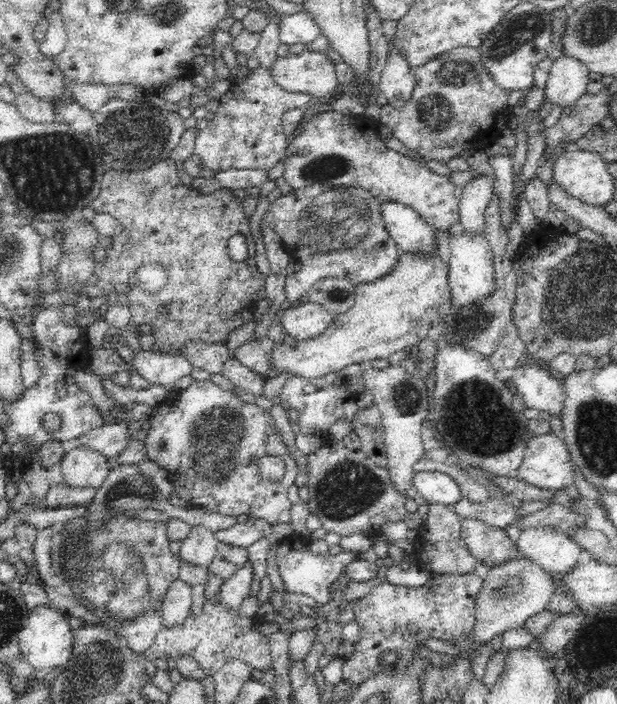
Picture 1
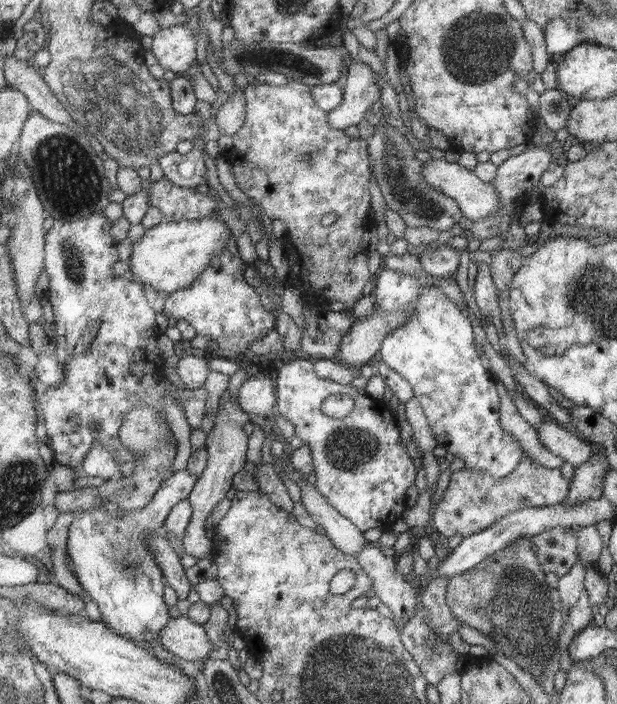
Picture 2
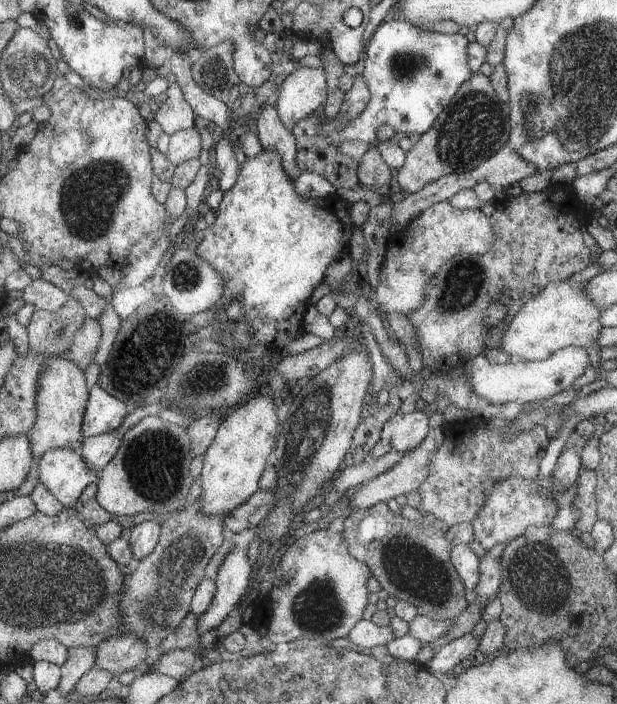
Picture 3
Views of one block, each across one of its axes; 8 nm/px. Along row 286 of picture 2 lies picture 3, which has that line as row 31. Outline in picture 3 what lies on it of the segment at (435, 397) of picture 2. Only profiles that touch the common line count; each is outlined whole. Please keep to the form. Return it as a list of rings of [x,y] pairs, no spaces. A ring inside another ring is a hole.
[[[391,17],[382,21],[376,28],[376,32],[366,46],[366,58],[364,62],[364,80],[372,88],[372,94],[368,106],[354,120],[344,120],[335,117],[322,122],[322,134],[328,138],[328,142],[340,144],[344,140],[361,141],[371,146],[376,144],[377,132],[386,124],[394,128],[395,133],[420,134],[433,128],[440,115],[454,100],[462,84],[470,79],[472,72],[468,68],[468,40],[462,34],[446,35],[440,32],[427,31],[409,24],[408,21],[400,22]]]

